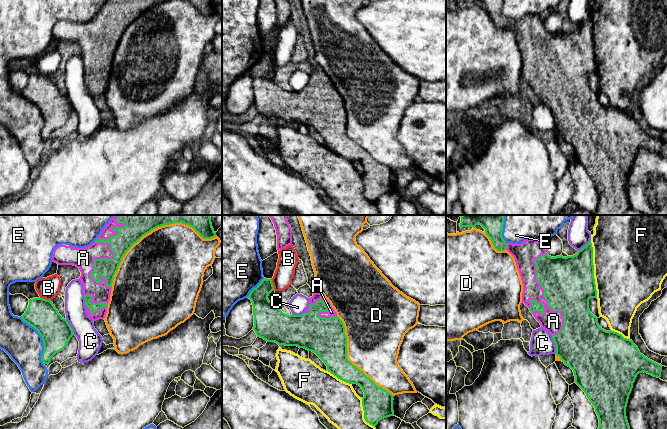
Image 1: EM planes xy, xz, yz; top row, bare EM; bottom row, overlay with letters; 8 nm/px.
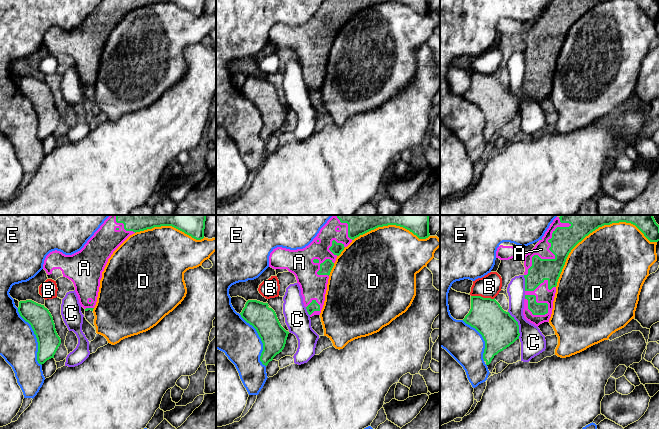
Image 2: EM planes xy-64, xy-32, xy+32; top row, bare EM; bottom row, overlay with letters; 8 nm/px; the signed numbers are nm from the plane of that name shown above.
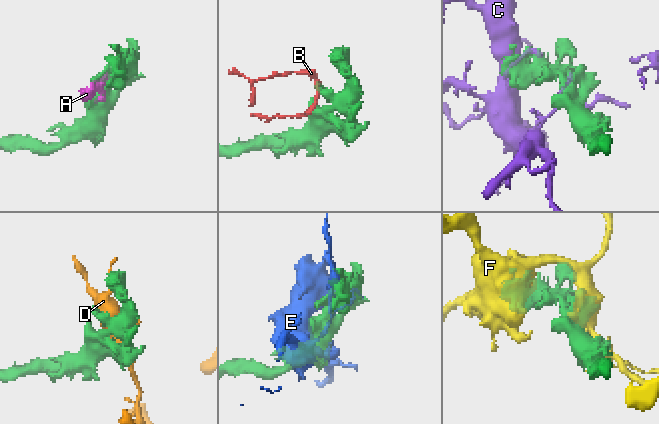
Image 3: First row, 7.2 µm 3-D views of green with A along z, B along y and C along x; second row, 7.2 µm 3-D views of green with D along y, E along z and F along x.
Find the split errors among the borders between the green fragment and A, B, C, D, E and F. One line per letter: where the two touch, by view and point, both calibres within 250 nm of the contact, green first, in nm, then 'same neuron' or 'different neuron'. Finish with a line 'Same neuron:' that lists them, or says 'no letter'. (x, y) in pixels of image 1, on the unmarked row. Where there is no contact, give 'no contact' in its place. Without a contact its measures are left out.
A: meets green in yz at (544, 72); 420 nm thick on the green side, 180 nm on the other; same neuron
B: meets green in xy at (45, 75); 240 nm thick on the green side, 180 nm on the other; different neuron
C: meets green in yz at (555, 120); 400 nm thick on the green side, 190 nm on the other; different neuron
D: meets green in xz at (348, 136); 300 nm thick on the green side, 440 nm on the other; different neuron
E: meets green in xy at (42, 115); 240 nm thick on the green side, 300 nm on the other; different neuron
F: meets green in yz at (593, 44); 420 nm thick on the green side, 500 nm on the other; different neuron
Same neuron: A

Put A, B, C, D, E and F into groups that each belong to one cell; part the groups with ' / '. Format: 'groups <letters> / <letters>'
groups A / B C / D / E / F

